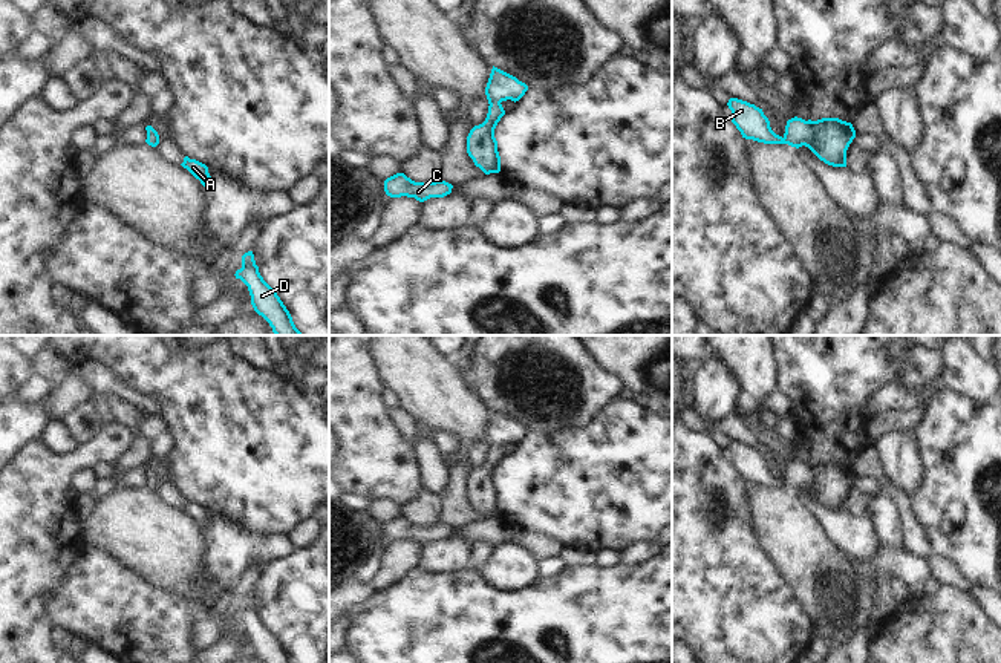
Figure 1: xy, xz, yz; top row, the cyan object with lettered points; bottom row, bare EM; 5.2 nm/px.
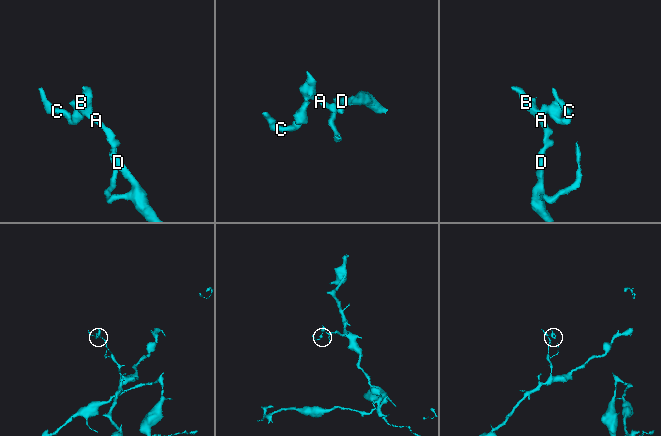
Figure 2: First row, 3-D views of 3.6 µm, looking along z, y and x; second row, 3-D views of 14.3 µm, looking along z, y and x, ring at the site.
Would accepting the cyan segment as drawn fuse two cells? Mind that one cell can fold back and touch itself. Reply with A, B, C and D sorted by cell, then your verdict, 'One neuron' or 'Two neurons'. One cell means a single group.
Groups: A B C D. One neuron.

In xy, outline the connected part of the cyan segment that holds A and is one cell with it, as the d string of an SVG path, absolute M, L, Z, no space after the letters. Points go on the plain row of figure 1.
M185 499L184 505L181 508L184 511L187 511L196 522L199 522L204 530L208 528L211 519L208 516L208 510L205 507Z

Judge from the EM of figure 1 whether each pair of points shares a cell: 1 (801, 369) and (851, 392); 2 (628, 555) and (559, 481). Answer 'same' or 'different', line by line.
1: same
2: different

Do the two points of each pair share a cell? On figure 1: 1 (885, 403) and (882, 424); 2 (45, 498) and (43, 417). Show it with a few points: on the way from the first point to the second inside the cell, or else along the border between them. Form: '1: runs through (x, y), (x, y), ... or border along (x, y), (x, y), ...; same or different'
1: border along (900, 408), (879, 411), (870, 417); different
2: border along (40, 437), (32, 440), (16, 457); different

